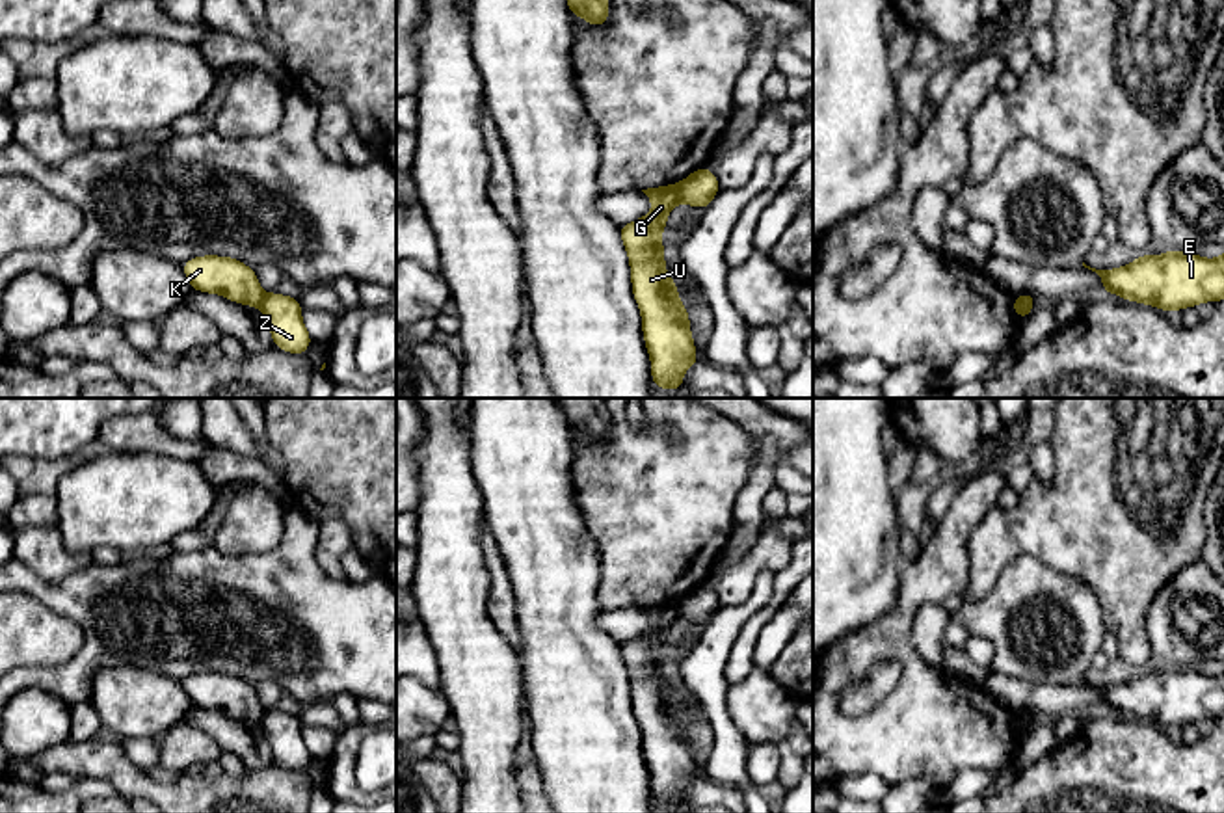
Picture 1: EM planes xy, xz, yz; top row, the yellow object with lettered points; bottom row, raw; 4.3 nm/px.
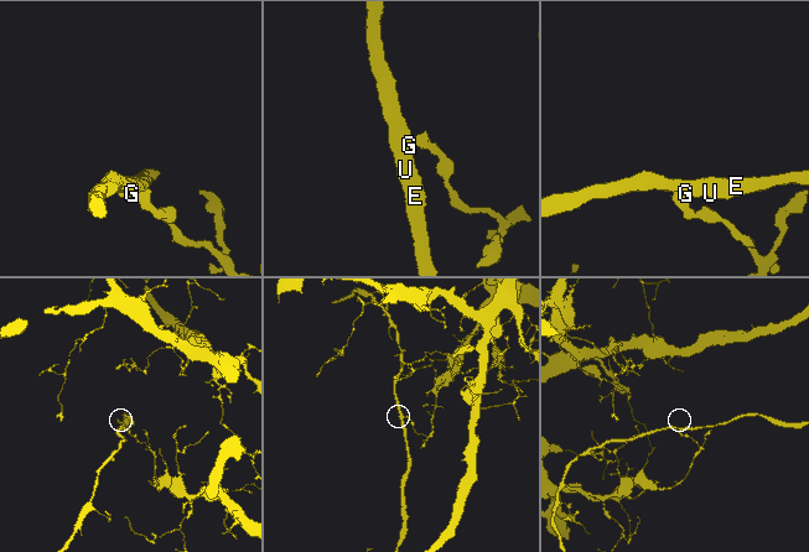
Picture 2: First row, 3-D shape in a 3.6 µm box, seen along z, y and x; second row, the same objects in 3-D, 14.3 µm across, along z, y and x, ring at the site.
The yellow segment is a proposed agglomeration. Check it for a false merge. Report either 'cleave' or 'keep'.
cleave

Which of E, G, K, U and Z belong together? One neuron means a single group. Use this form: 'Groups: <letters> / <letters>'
Groups: E G K U / Z

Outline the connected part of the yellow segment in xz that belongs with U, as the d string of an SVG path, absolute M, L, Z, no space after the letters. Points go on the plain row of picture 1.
M675 601L642 608L653 620L653 627L621 642L619 651L631 681L632 713L642 731L653 802L673 807L685 804L683 789L699 778L688 727L664 685L666 673L660 659L660 649L668 644L666 633L679 621L679 610Z

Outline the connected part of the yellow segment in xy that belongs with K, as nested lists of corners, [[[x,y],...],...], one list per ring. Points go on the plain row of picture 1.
[[[193,673],[180,685],[192,707],[220,711],[249,724],[259,724],[264,714],[255,686],[234,673]]]

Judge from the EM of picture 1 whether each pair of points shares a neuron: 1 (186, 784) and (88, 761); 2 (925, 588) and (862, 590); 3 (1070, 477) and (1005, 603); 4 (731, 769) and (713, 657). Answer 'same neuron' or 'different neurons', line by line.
1: same neuron
2: different neurons
3: different neurons
4: same neuron

